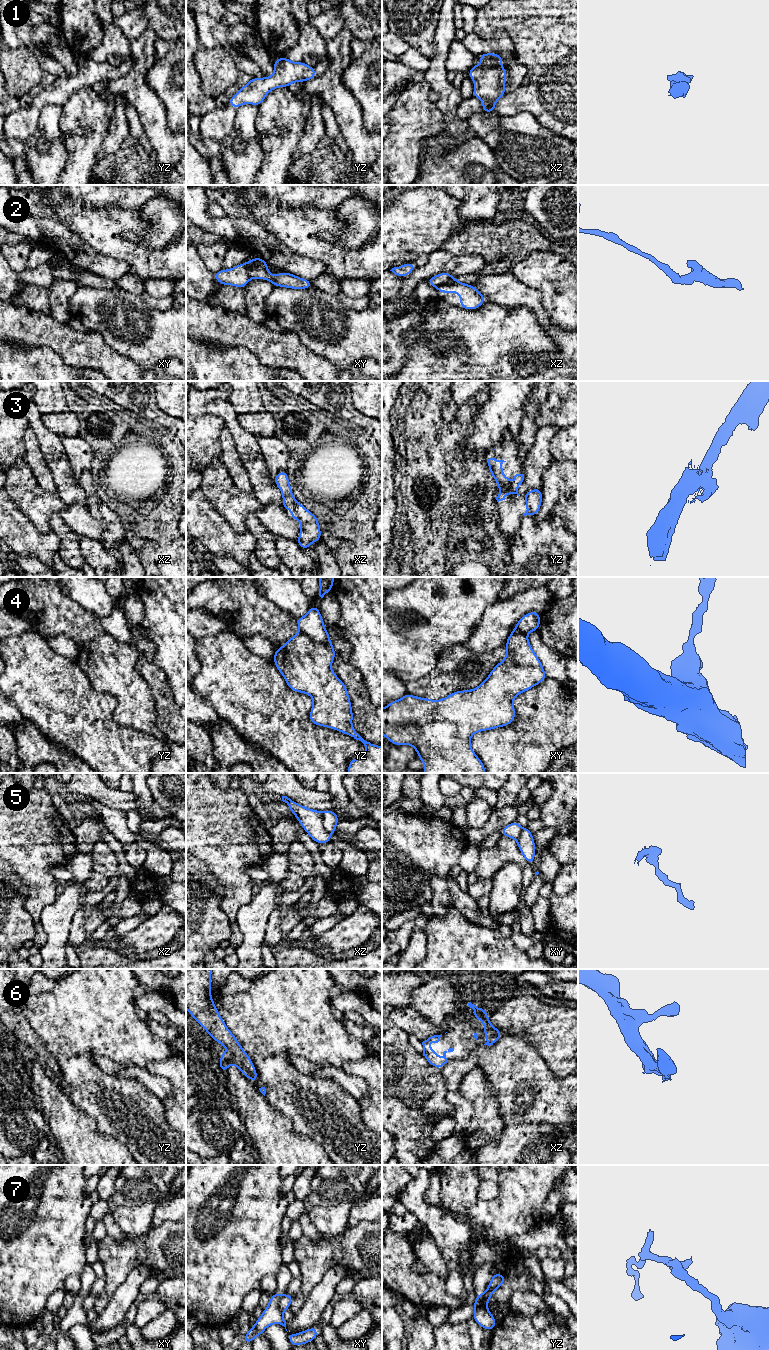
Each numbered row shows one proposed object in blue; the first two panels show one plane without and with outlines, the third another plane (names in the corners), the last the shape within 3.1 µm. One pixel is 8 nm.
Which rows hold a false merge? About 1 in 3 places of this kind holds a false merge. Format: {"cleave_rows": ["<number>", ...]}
{"cleave_rows": ["2", "3", "4", "5", "7"]}

